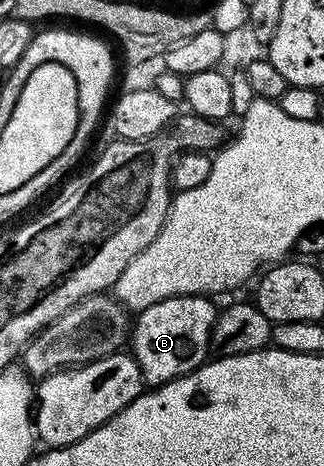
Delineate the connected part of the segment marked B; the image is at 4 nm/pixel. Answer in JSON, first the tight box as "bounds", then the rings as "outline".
{"bounds":[128,295,220,384],"outline":[[[177,295],[137,312],[128,336],[128,351],[134,356],[147,384],[167,383],[179,375],[192,373],[207,362],[214,324],[220,314],[219,308],[214,308],[214,301],[204,295]]]}

